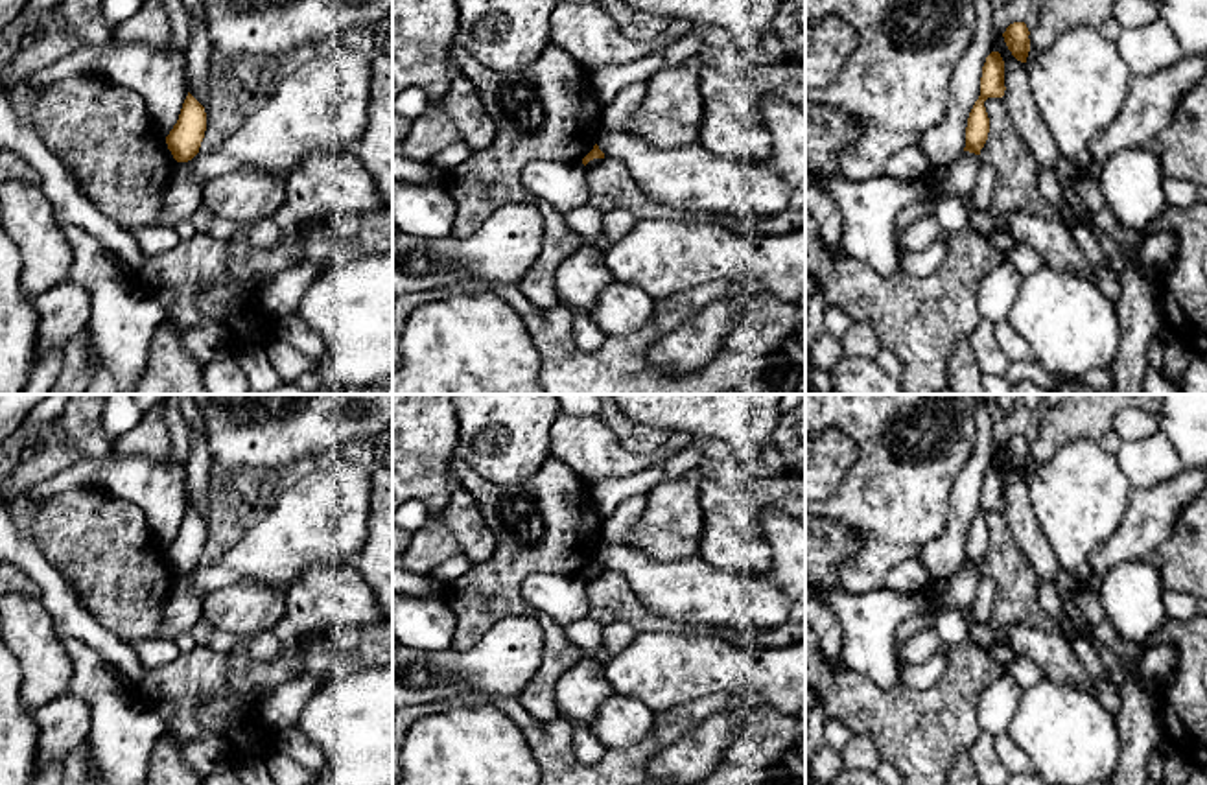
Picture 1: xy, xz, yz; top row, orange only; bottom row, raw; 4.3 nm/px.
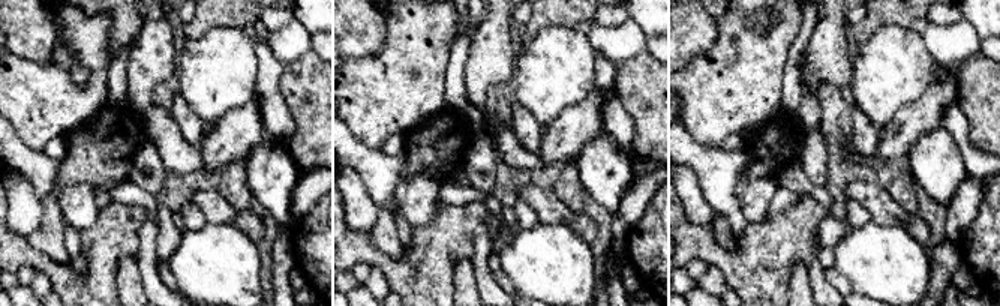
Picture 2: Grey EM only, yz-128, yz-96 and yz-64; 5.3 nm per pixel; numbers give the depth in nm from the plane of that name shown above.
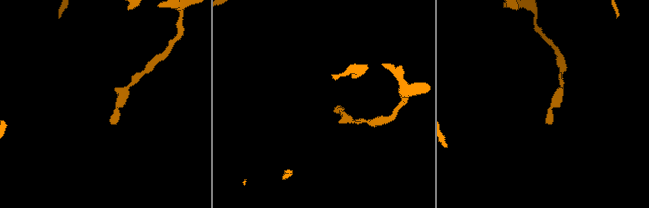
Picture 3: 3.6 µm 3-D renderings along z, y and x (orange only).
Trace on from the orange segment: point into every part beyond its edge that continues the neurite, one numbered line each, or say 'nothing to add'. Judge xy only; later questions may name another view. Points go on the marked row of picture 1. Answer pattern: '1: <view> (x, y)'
nothing to add

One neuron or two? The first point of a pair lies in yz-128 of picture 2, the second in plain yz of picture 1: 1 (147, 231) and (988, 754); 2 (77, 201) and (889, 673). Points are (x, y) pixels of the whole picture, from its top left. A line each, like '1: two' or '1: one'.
1: one
2: two

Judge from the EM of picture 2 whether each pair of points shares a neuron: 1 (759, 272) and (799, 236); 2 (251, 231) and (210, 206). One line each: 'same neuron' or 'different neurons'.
1: same neuron
2: same neuron

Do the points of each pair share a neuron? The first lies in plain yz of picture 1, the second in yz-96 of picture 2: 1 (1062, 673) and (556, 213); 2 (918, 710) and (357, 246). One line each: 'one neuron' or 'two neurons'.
1: one neuron
2: one neuron

